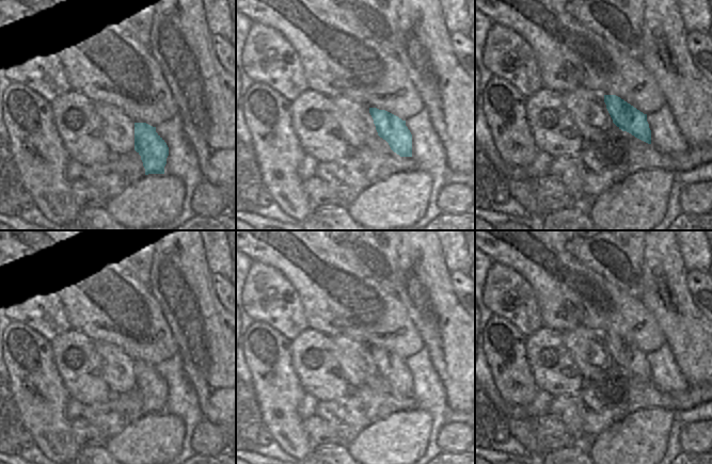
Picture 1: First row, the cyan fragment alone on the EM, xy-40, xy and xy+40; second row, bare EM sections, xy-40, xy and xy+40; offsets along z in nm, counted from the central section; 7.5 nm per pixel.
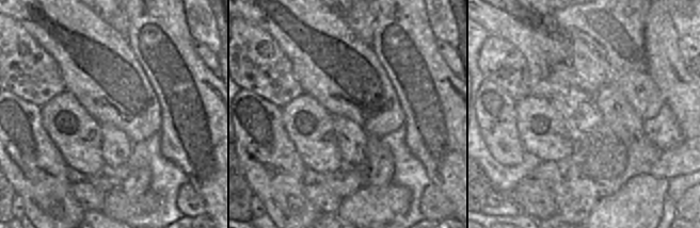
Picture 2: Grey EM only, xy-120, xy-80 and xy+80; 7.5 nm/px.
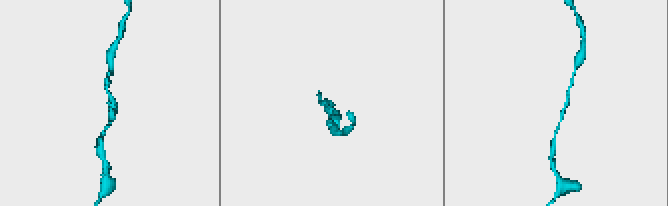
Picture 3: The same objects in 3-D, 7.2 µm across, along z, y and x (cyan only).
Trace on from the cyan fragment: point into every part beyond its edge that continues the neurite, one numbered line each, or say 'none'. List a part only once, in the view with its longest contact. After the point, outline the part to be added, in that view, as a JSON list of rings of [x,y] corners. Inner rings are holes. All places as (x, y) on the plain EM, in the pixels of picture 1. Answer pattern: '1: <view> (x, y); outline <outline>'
none

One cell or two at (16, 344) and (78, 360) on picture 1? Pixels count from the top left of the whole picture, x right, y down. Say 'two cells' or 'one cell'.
two cells

